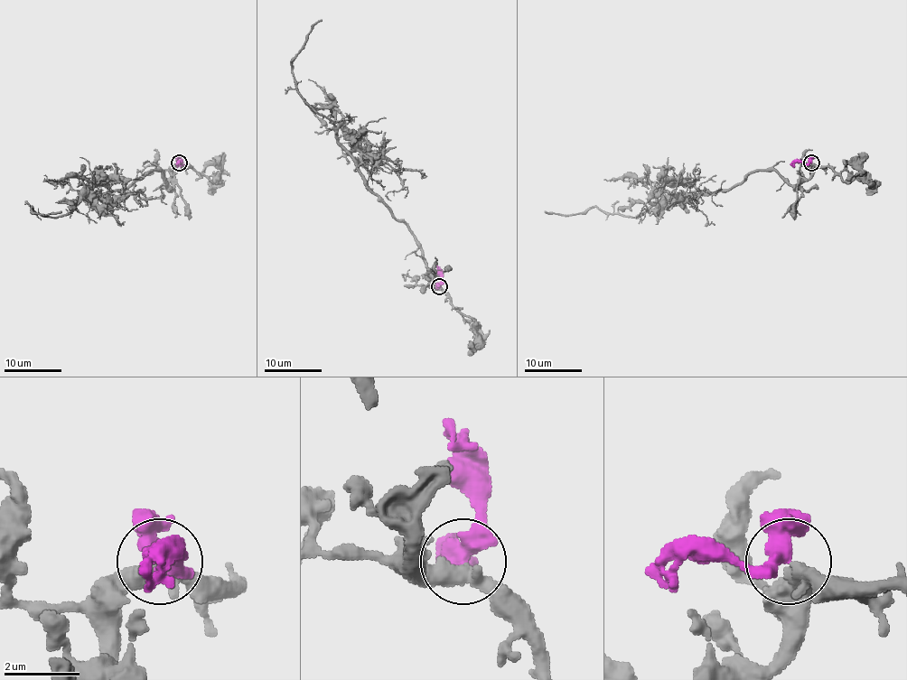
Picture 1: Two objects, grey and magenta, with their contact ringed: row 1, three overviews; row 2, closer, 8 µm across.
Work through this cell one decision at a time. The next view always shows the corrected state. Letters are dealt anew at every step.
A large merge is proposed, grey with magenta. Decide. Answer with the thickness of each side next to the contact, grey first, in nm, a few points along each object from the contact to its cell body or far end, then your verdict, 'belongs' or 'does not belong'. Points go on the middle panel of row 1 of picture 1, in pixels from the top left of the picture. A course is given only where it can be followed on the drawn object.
400 nm thick on the grey side, 340 nm on the other; grey runs (440, 286), (410, 228), (338, 141), (338, 128), (296, 87), (292, 65), (322, 19); magenta runs (438, 286), (442, 280), (440, 269), (435, 265); belongs

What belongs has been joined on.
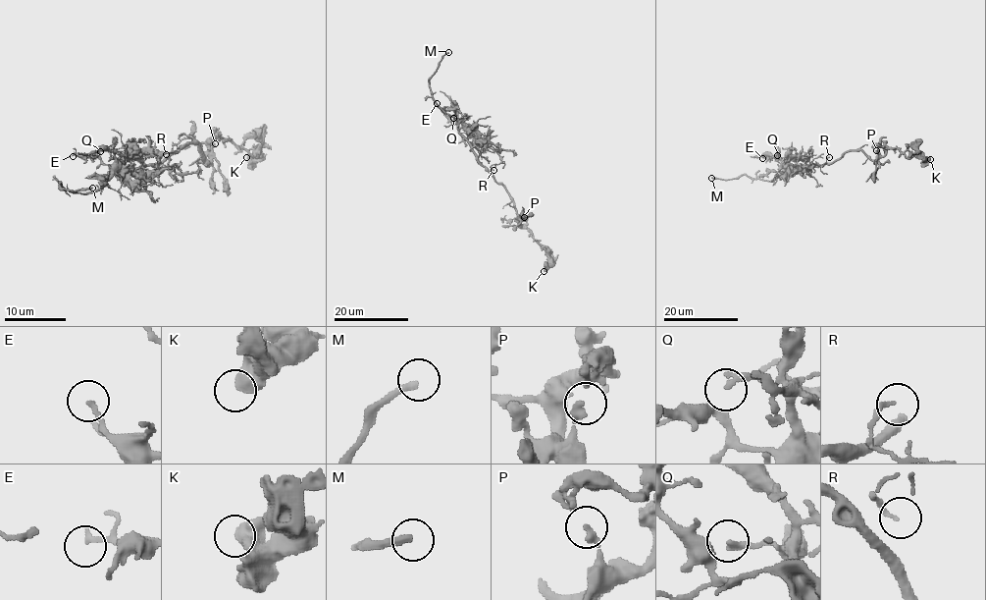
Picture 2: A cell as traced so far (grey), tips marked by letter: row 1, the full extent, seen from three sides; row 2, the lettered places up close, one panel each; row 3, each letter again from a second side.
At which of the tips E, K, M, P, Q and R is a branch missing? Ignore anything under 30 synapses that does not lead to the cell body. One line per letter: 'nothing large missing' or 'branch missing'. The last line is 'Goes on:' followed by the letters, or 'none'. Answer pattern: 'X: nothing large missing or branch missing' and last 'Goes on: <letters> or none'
E: nothing large missing
K: nothing large missing
M: branch missing
P: nothing large missing
Q: nothing large missing
R: nothing large missing
Goes on: M

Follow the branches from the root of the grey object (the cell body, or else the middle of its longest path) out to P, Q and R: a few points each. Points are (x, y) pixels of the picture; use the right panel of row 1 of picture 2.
P: (826, 163), (833, 163), (851, 150), (861, 150), (875, 160), (877, 157), (876, 150)
Q: (826, 163), (794, 169), (777, 155)
R: (826, 163), (806, 169), (801, 167), (811, 164), (822, 166), (829, 157)

